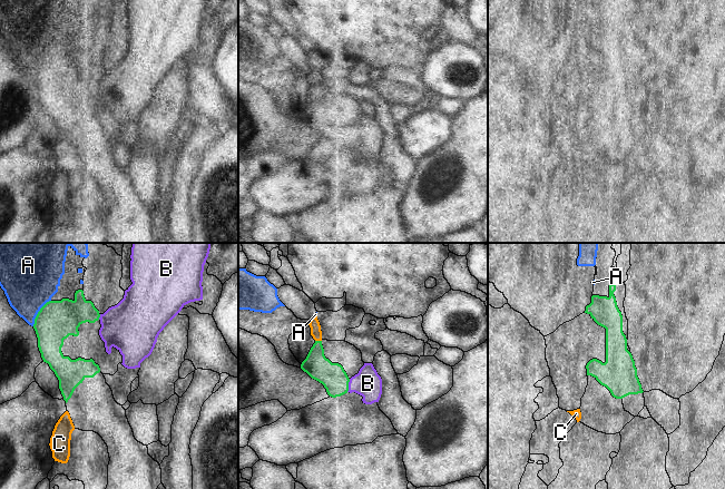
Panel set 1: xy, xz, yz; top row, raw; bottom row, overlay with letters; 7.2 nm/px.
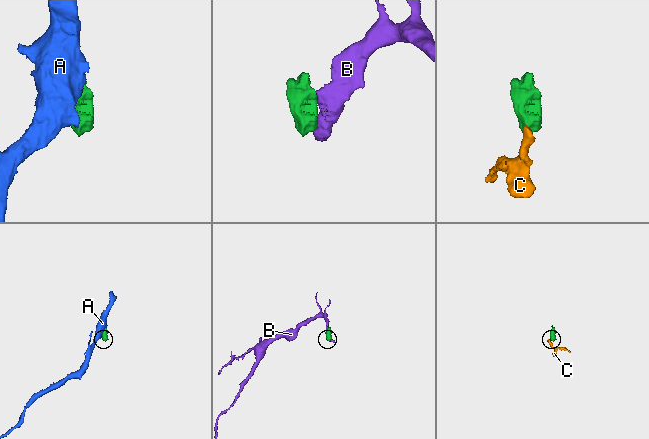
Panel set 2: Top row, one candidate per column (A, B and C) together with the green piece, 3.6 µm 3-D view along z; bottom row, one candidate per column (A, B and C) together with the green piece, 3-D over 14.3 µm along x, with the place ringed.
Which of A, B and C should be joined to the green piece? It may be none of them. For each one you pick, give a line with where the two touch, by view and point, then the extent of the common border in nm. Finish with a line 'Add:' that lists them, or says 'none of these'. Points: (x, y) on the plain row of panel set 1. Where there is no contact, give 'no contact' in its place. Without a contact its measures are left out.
Add: none of these

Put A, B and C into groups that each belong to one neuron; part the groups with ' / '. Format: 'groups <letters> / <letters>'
groups A C / B

